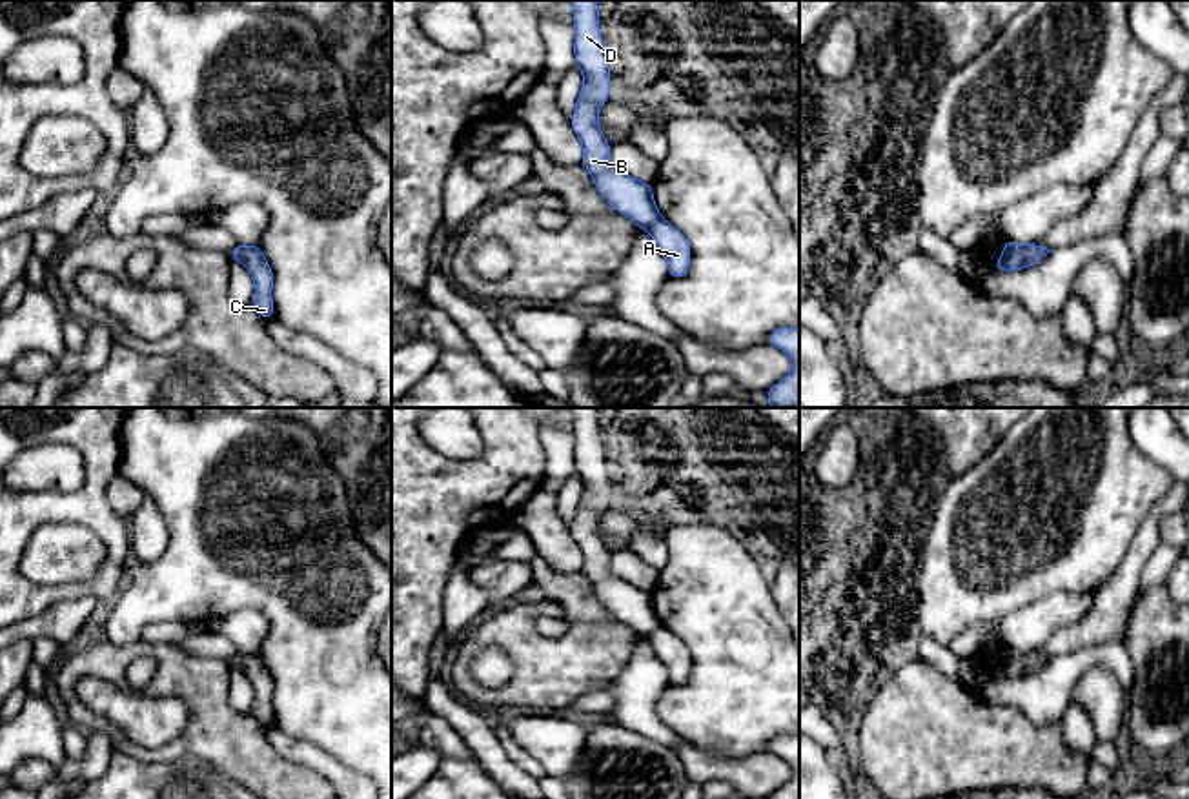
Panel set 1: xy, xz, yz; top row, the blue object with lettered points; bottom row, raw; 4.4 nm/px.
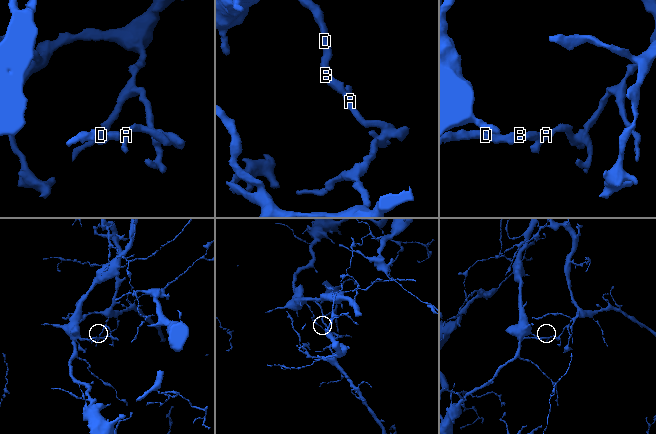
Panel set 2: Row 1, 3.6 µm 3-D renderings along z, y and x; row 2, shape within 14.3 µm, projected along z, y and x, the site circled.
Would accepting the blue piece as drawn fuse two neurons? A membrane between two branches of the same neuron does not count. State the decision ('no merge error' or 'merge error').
merge error

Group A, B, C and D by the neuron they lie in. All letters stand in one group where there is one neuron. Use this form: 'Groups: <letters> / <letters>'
Groups: A C / B D

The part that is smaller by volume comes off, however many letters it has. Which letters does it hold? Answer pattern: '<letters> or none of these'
A, C

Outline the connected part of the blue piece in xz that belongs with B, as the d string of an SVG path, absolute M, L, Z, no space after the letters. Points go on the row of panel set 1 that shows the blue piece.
M570 0L570 4L575 29L574 60L584 78L570 118L572 129L583 146L581 164L590 171L597 193L617 213L628 217L637 229L648 229L661 220L661 211L654 202L654 186L612 166L612 146L597 122L610 93L610 58L599 33L599 4L597 0Z

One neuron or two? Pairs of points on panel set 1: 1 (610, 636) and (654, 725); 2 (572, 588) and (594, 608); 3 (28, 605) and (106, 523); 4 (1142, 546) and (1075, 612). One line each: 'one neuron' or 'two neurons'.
1: two neurons
2: one neuron
3: one neuron
4: two neurons

